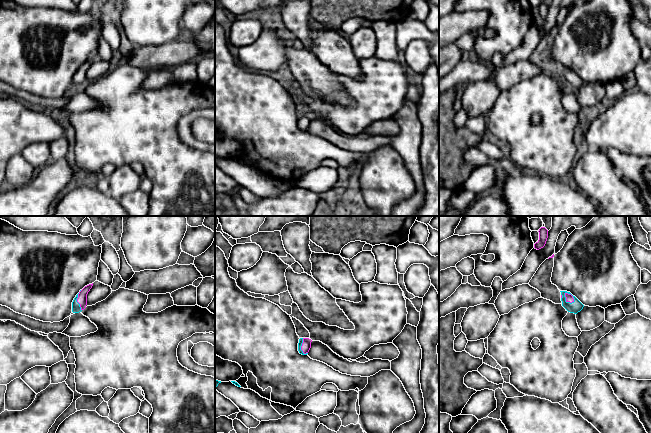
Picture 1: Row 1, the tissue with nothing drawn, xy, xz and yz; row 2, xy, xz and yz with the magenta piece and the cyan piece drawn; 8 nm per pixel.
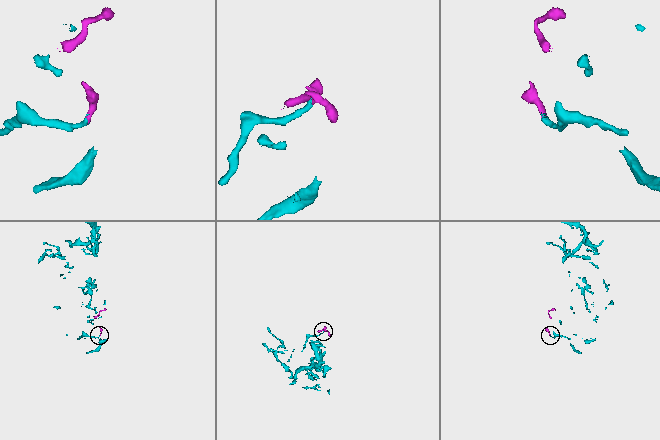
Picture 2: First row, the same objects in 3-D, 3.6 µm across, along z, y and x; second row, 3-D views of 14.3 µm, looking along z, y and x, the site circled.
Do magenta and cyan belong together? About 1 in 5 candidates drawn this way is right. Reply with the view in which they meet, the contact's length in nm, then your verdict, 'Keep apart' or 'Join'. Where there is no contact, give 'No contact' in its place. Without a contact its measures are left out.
Touches magenta in yz. Shared border 110 nm. Join

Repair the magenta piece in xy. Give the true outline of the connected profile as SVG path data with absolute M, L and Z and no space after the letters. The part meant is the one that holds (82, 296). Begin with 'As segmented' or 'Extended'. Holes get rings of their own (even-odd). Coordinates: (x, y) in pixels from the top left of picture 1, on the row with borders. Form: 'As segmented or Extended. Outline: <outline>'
Extended. Outline: M93 283L85 286L80 292L76 295L72 302L72 312L79 313L86 308L87 305L87 294L92 288Z

